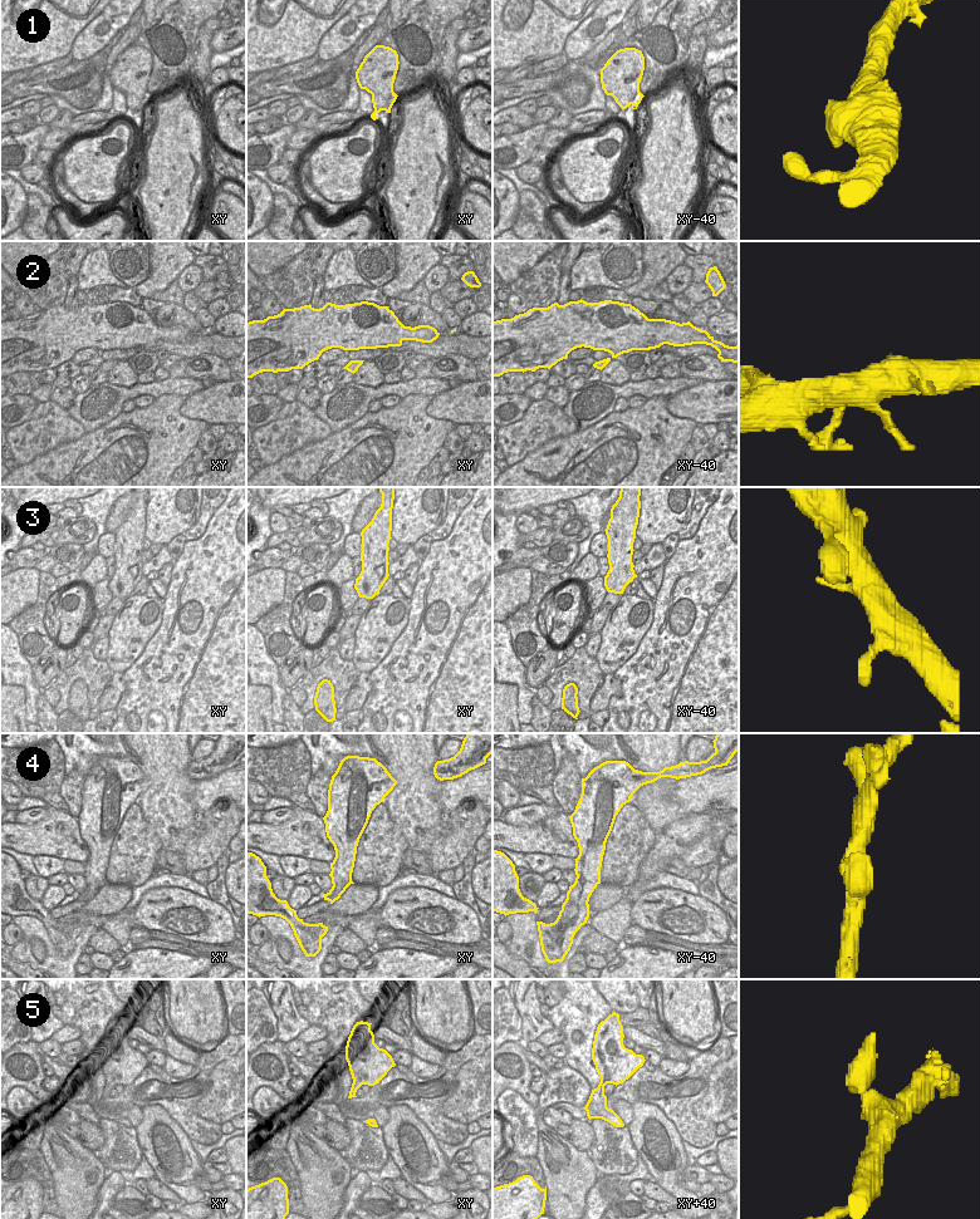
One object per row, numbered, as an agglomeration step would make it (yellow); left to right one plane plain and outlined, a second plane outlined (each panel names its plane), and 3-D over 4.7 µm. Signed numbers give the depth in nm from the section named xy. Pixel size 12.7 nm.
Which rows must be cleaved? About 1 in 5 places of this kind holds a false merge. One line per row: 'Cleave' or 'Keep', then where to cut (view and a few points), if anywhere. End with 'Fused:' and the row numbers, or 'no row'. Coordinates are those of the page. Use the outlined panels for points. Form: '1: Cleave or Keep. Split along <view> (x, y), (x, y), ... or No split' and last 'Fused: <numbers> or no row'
1: Keep. No split
2: Keep. No split
3: Keep. No split
4: Keep. No split
5: Keep. No split
Fused: no row

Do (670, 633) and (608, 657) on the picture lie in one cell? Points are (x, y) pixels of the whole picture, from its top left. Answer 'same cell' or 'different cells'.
different cells

